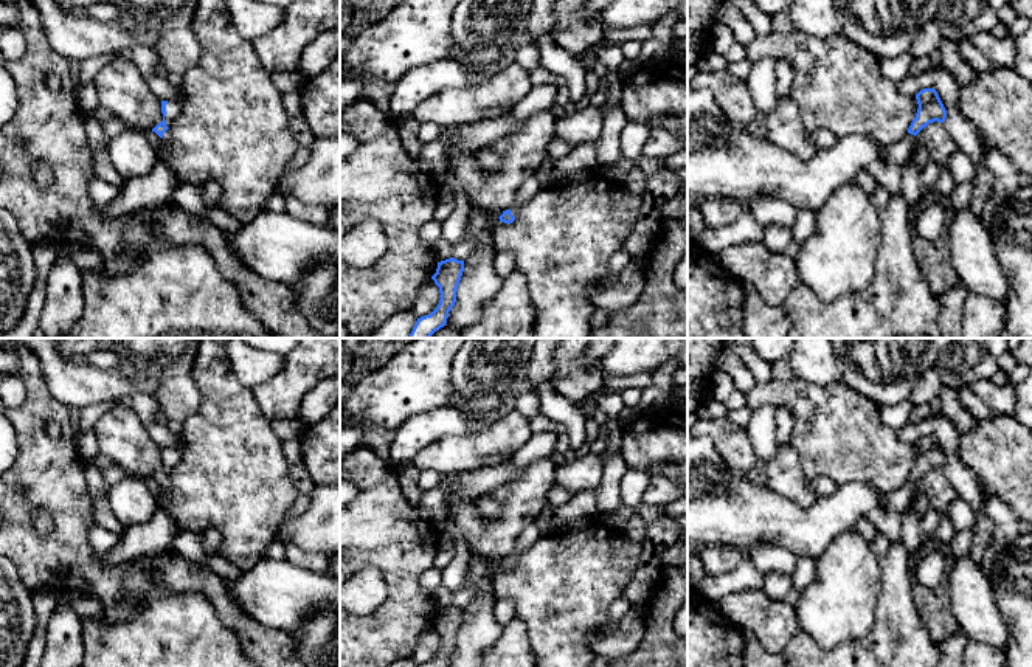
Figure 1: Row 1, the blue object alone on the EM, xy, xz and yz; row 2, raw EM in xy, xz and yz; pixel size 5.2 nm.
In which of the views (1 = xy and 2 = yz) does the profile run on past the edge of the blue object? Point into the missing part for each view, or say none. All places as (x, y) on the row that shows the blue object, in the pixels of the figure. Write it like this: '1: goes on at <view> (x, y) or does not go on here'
1: goes on at xy (173, 107)
2: does not go on here

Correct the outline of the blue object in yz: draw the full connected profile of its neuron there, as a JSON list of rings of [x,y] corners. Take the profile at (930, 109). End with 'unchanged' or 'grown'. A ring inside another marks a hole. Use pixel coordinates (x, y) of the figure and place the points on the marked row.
[[[923,88],[916,95],[919,109],[916,118],[913,119],[908,133],[917,135],[930,123],[944,123],[947,118],[947,110],[934,88]]]; unchanged

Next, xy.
[[[161,101],[161,113],[163,113],[163,121],[152,129],[152,132],[155,132],[160,138],[163,138],[163,133],[169,129],[172,121],[180,115],[178,101]]]; grown

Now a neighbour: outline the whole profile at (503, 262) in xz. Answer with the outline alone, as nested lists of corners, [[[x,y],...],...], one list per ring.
[[[495,251],[493,257],[495,275],[503,281],[515,271],[515,259],[511,251]]]

